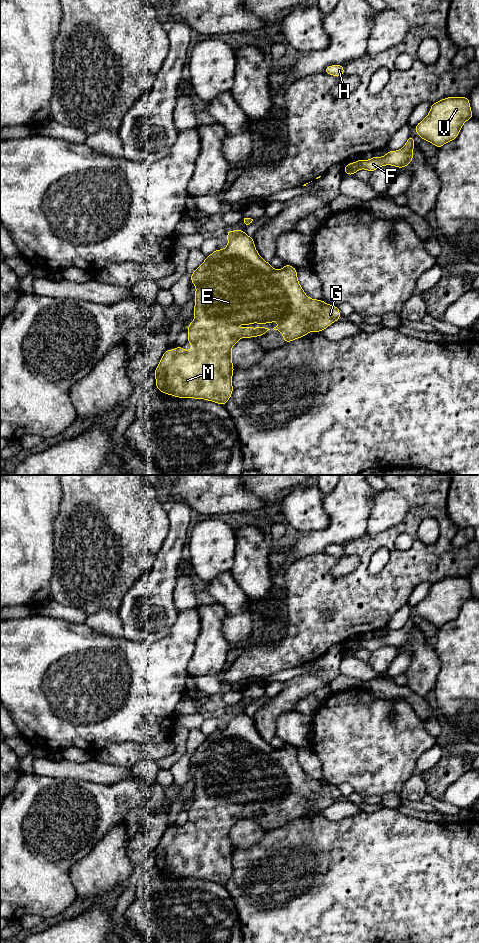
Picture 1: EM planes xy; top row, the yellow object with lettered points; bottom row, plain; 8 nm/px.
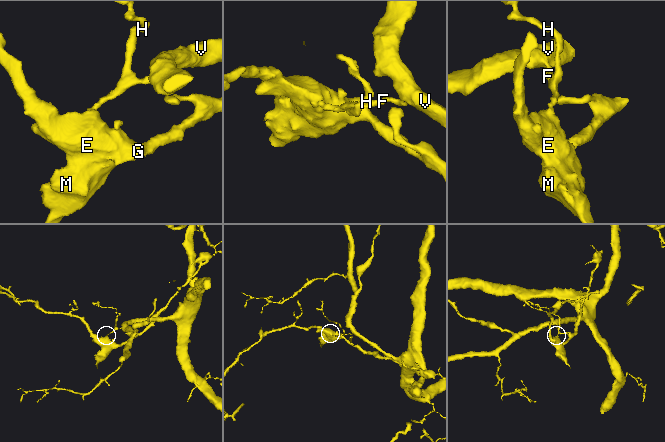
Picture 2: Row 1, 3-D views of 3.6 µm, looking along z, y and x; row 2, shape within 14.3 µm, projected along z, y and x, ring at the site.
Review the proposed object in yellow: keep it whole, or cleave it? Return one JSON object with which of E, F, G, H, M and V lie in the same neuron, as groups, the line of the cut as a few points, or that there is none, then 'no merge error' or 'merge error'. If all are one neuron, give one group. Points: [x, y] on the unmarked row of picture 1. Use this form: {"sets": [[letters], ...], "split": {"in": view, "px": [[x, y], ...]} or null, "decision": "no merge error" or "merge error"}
{"sets": [["E", "G", "M"], ["F", "H", "V"]], "split": {"in": "xy", "px": [[243, 711], [228, 719]]}, "decision": "merge error"}

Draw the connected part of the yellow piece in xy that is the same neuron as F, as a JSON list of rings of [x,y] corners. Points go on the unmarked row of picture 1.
[[[409,615],[405,625],[396,631],[388,631],[386,635],[382,637],[373,636],[369,640],[358,639],[354,643],[345,645],[343,652],[347,655],[355,655],[360,649],[365,649],[370,652],[377,650],[385,645],[392,645],[397,648],[405,648],[413,640],[413,628],[415,626],[415,620]]]

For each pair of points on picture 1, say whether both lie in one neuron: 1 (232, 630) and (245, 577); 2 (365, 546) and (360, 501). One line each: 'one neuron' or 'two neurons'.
1: two neurons
2: two neurons

